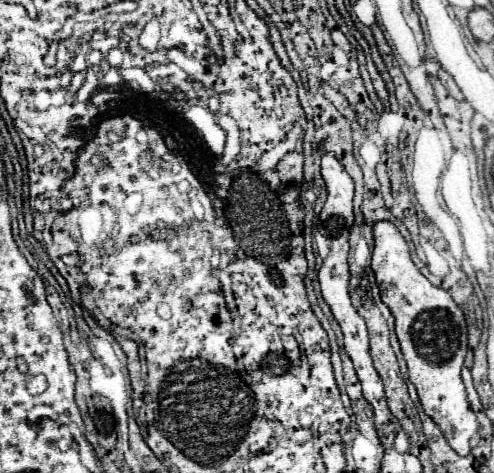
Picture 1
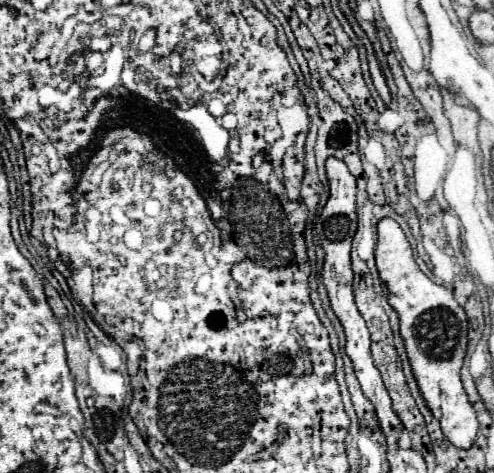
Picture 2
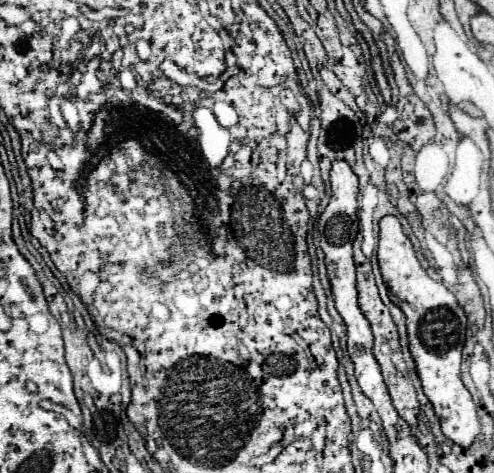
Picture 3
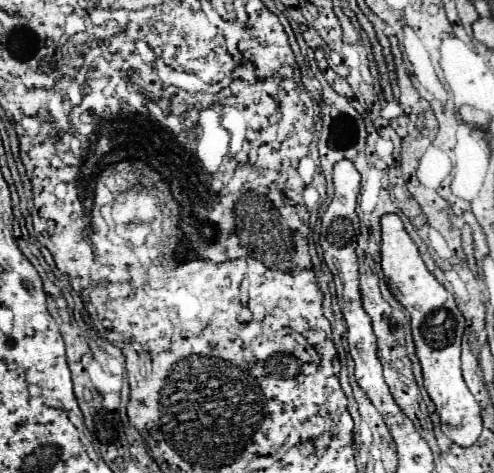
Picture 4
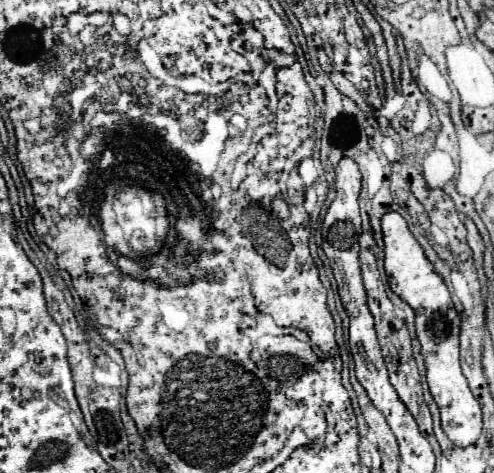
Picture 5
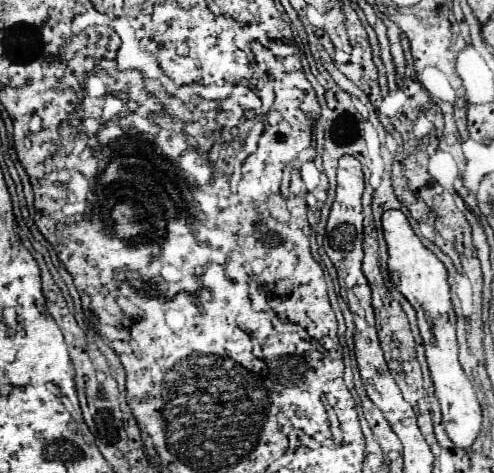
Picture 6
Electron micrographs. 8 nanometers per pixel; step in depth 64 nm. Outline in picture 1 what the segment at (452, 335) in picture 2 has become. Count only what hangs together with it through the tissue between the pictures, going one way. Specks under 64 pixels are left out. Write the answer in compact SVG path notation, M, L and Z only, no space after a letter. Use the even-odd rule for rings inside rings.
M382 220L374 224L374 242L372 270L382 290L382 300L396 320L396 334L422 408L440 426L448 444L460 456L466 456L470 452L470 438L478 432L478 420L466 400L466 388L460 378L460 368L468 352L464 314L446 290L430 284L420 274L410 258L406 240L392 222Z

